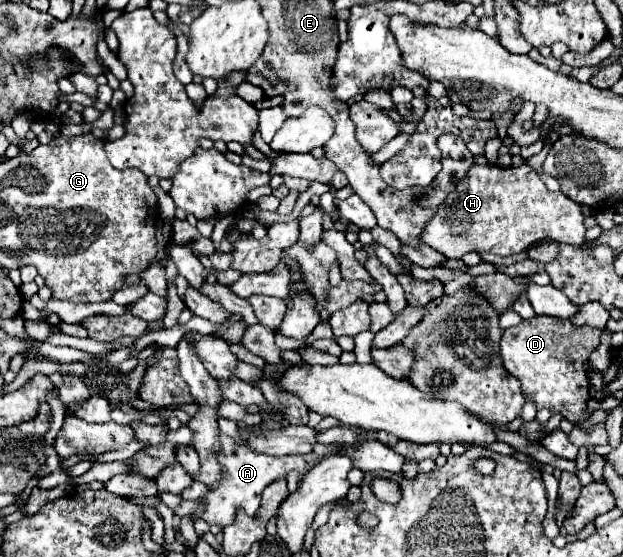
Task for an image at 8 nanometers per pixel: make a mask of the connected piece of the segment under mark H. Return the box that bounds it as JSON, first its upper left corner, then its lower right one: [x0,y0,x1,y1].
[420,163,586,259]

